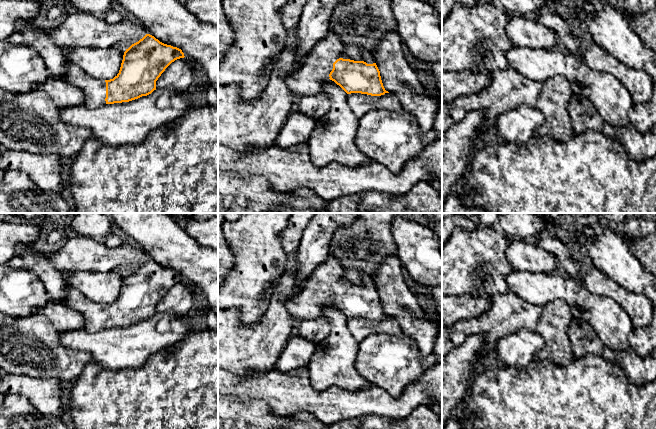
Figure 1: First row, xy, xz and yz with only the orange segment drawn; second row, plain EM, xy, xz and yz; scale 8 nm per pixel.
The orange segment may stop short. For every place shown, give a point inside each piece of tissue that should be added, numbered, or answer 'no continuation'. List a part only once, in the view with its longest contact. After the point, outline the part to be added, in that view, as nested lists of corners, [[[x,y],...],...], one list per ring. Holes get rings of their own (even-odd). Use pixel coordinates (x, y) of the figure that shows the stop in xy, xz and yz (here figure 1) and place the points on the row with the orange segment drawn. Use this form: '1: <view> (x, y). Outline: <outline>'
1: xy (94, 89). Outline: [[[62,48],[66,57],[70,52],[70,48]],[[67,57],[67,69],[62,78],[68,83],[79,87],[84,95],[84,105],[88,108],[94,109],[101,105],[105,105],[106,101],[106,82],[103,79],[91,77],[82,68],[73,65]]]

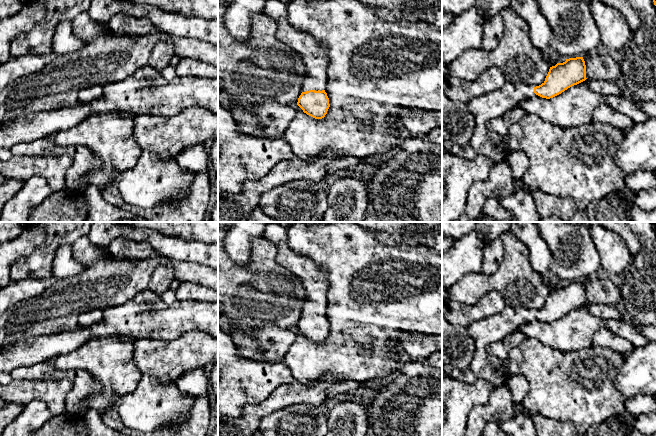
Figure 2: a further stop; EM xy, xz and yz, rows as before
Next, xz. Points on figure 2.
1: xz (313, 54). Outline: [[[267,0],[263,13],[277,23],[276,38],[303,61],[304,73],[307,76],[303,92],[325,90],[329,66],[326,47],[313,35],[298,30],[289,23],[286,3],[280,0]]]

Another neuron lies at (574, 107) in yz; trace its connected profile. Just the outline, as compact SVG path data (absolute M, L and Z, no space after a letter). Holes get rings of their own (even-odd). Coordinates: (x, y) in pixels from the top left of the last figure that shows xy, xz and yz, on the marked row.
M586 79L550 99L535 94L518 107L551 125L569 129L592 122L593 111L605 102L606 96L591 90Z

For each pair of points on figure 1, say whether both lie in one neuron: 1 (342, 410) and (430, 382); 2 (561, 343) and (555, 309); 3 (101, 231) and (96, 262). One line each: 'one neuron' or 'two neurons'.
1: one neuron
2: one neuron
3: two neurons

